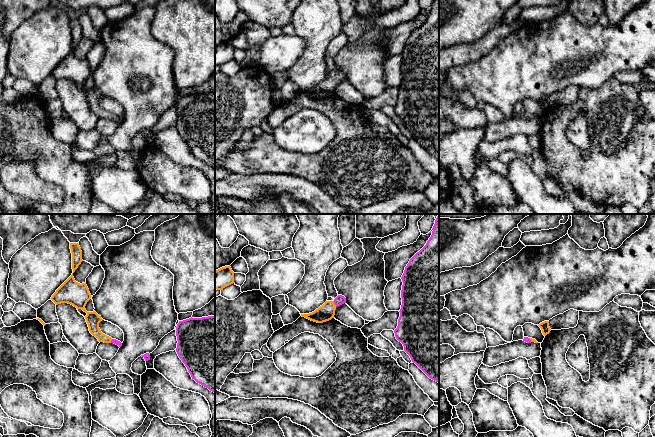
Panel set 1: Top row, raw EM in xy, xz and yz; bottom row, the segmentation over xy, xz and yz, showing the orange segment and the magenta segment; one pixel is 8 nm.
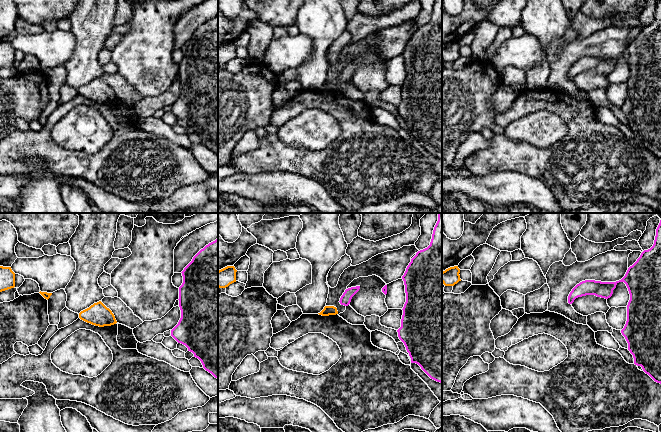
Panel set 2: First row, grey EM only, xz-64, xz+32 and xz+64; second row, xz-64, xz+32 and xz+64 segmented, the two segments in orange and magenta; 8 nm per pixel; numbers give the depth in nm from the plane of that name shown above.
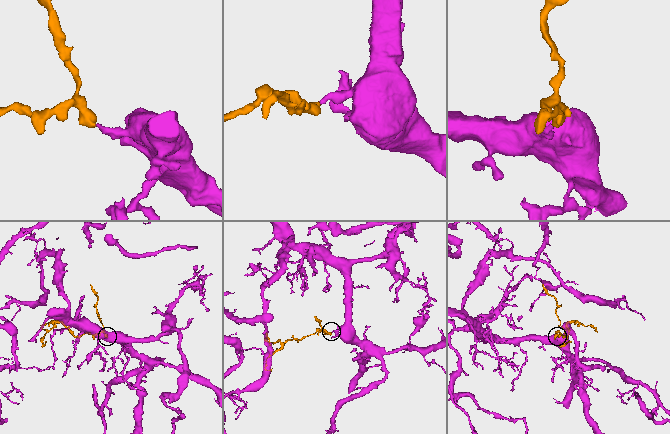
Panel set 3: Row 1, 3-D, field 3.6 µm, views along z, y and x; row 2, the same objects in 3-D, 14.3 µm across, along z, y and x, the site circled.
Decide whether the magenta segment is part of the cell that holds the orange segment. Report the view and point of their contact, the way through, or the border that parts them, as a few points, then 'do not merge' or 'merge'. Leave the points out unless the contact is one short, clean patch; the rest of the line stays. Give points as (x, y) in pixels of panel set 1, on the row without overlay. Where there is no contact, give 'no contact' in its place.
meets orange in xz at (334, 80); runs through xz (326, 88), (334, 80), (339, 76); merge

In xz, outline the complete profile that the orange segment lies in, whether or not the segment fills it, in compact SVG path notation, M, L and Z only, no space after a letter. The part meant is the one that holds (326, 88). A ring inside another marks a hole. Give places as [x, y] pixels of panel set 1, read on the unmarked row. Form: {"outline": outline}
{"outline": "M338 71L333 77L326 77L314 88L301 90L301 92L317 99L323 99L334 94L336 83L344 79L346 79L346 74Z"}

